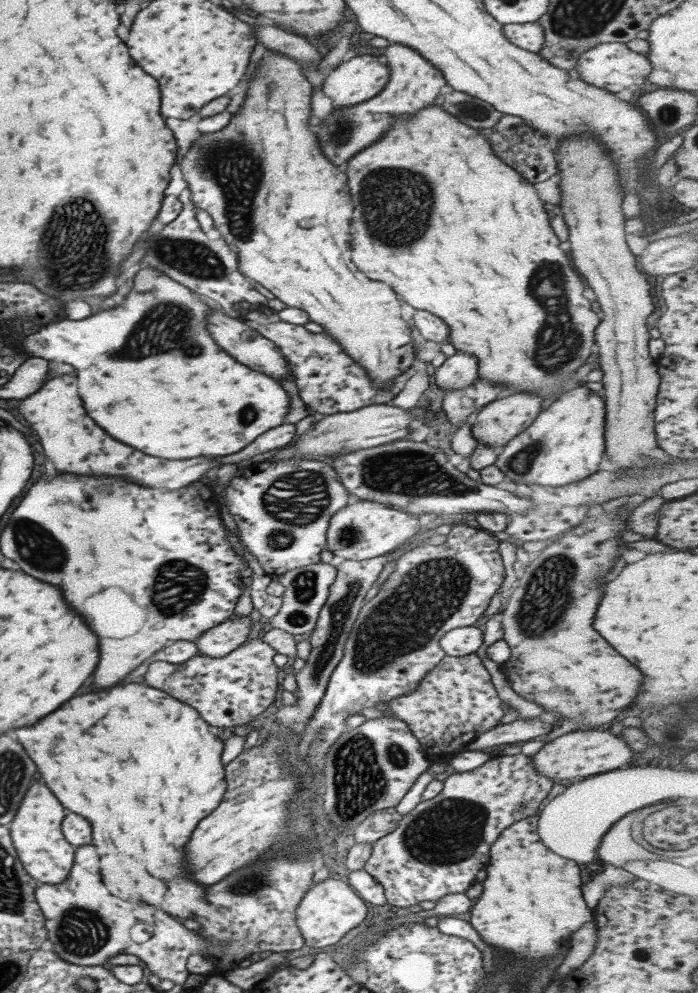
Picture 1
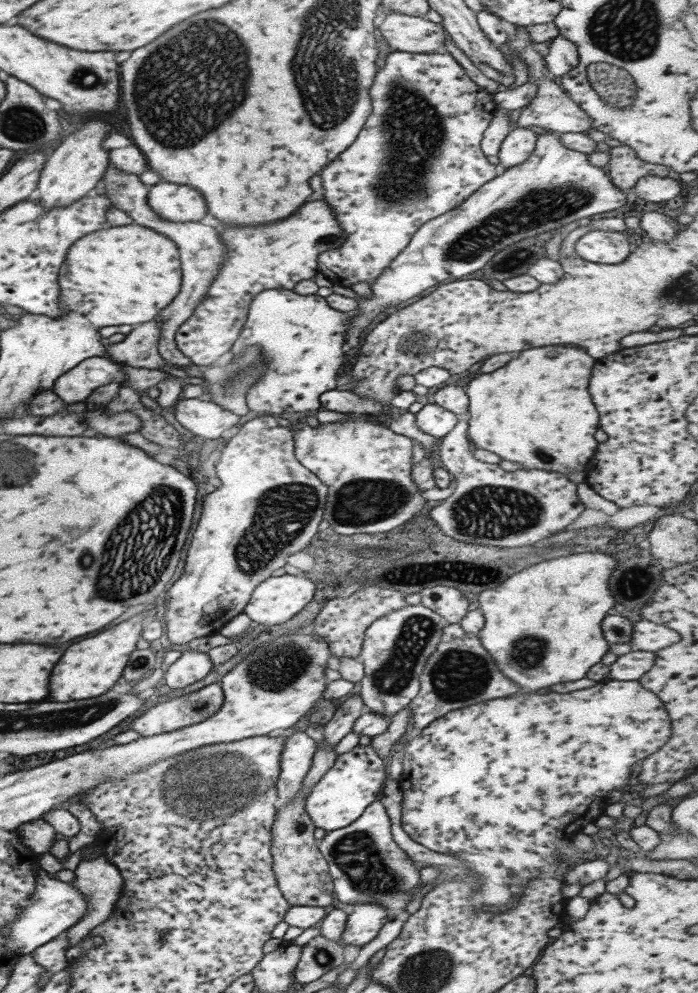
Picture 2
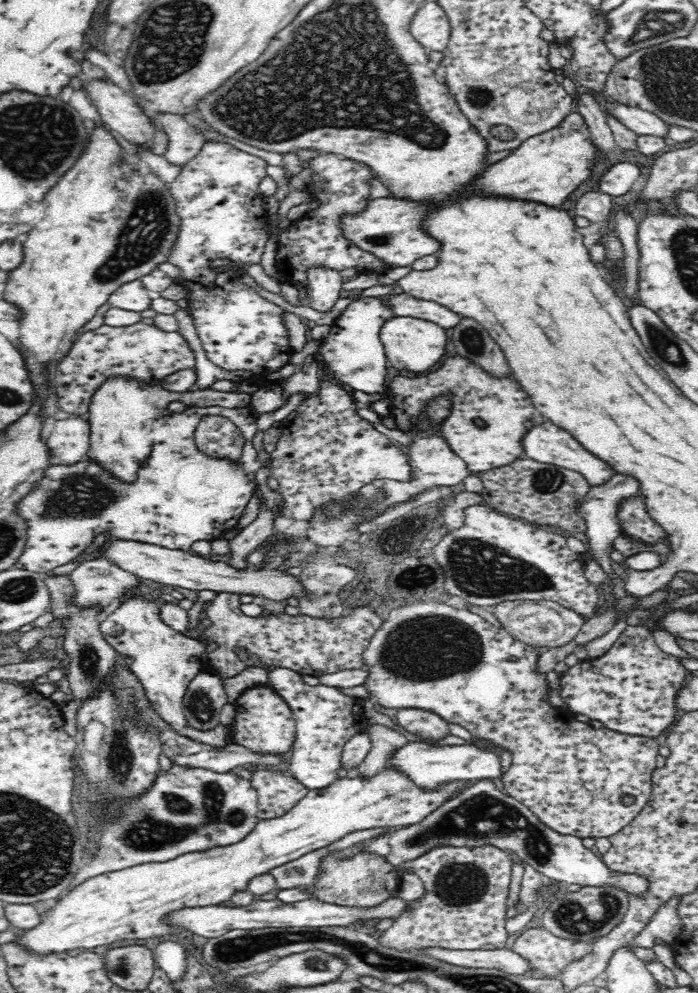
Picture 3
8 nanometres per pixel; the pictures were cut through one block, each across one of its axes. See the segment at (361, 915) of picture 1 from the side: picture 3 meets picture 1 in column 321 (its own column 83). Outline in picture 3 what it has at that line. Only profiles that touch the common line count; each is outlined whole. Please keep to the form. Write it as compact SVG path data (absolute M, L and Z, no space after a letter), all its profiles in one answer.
M386 765L380 772L364 777L341 777L320 790L310 789L288 812L278 818L262 820L240 842L230 846L220 846L206 852L182 854L178 858L166 862L137 864L116 872L87 878L74 886L72 890L57 896L54 904L45 912L39 914L40 922L33 927L24 929L22 934L14 937L13 943L37 956L50 953L66 953L73 948L94 948L104 946L116 940L130 938L150 938L181 932L181 928L170 928L165 925L163 918L170 911L184 907L219 905L230 900L238 891L247 890L251 878L268 873L276 866L292 862L309 852L324 849L333 842L358 831L378 828L405 827L419 823L439 806L448 802L454 796L468 790L475 782L471 780L449 780L438 783L435 787L418 787L414 780L402 773L396 765Z

